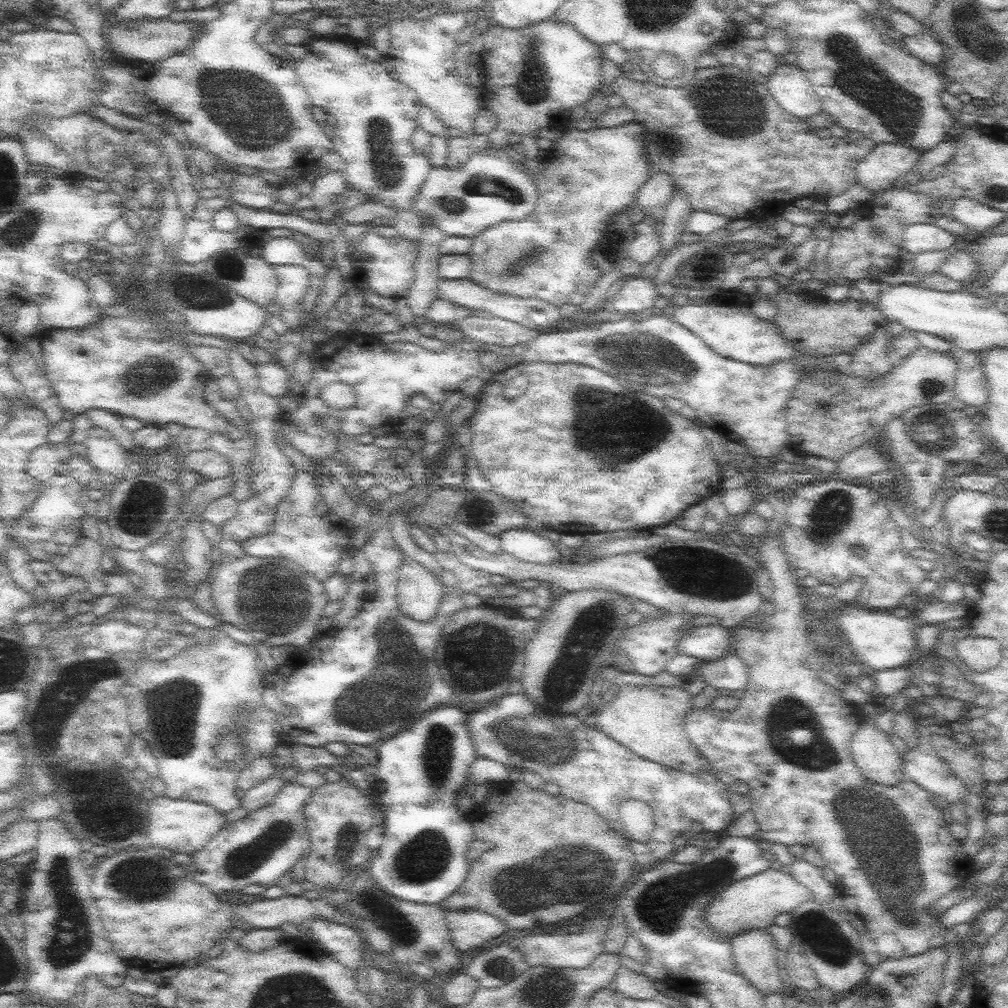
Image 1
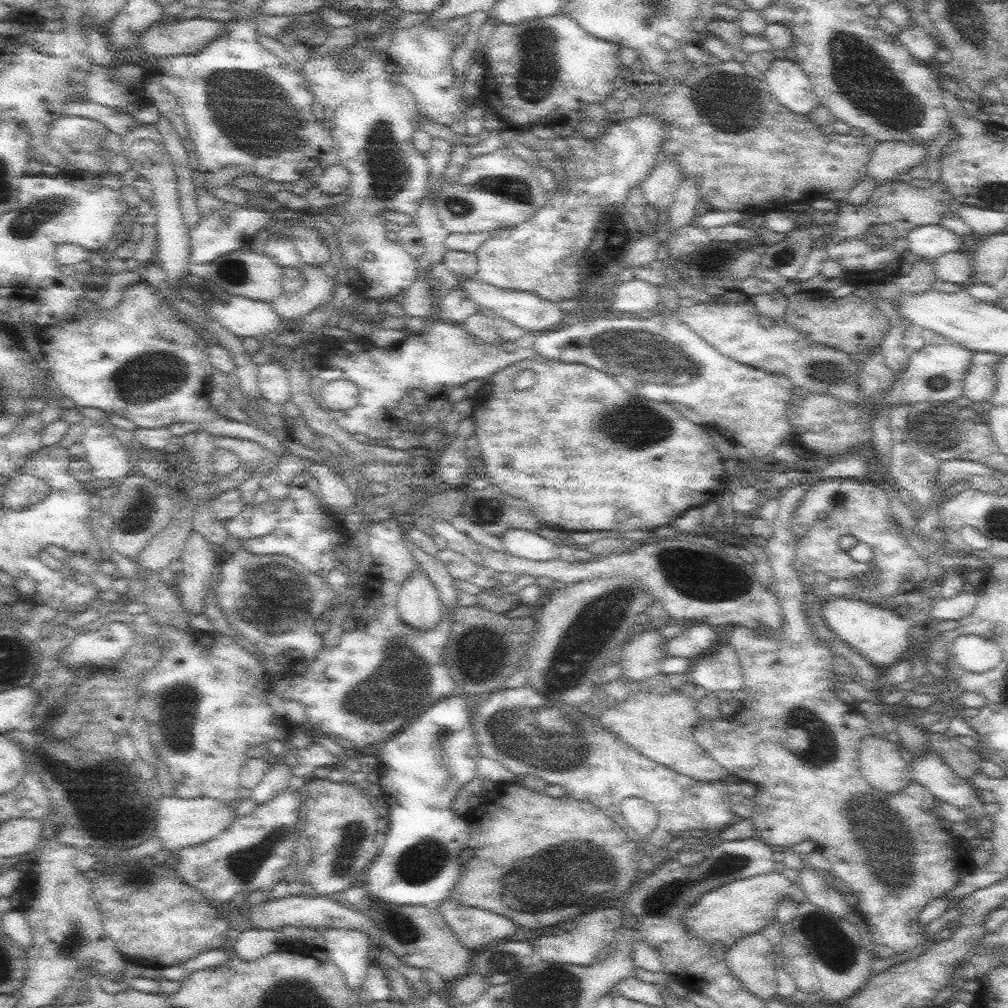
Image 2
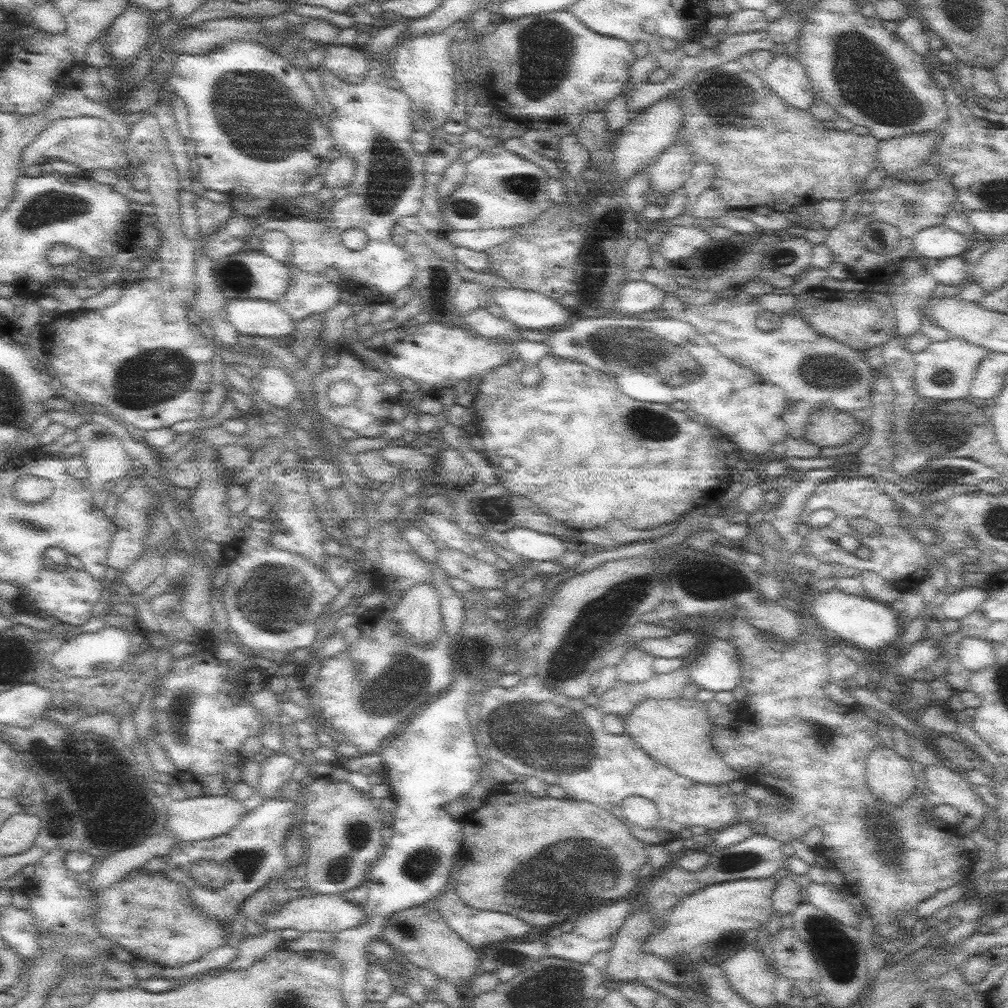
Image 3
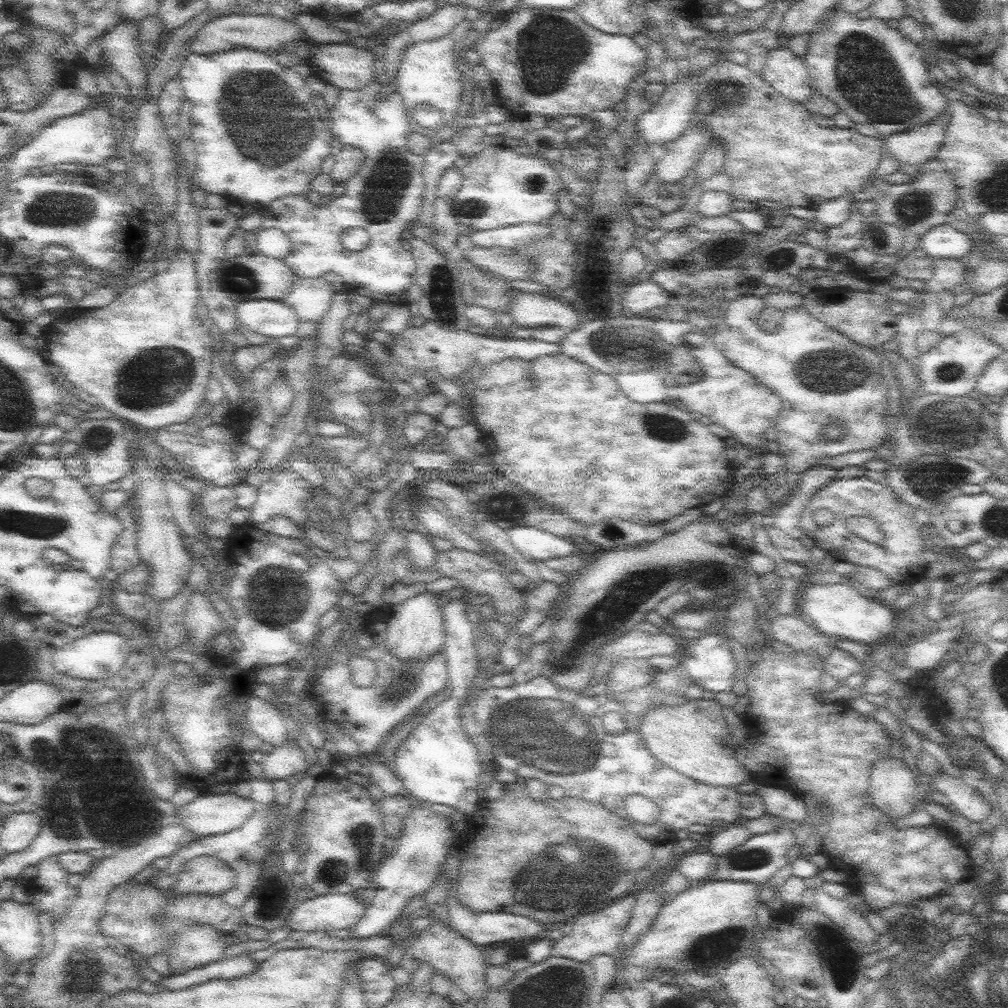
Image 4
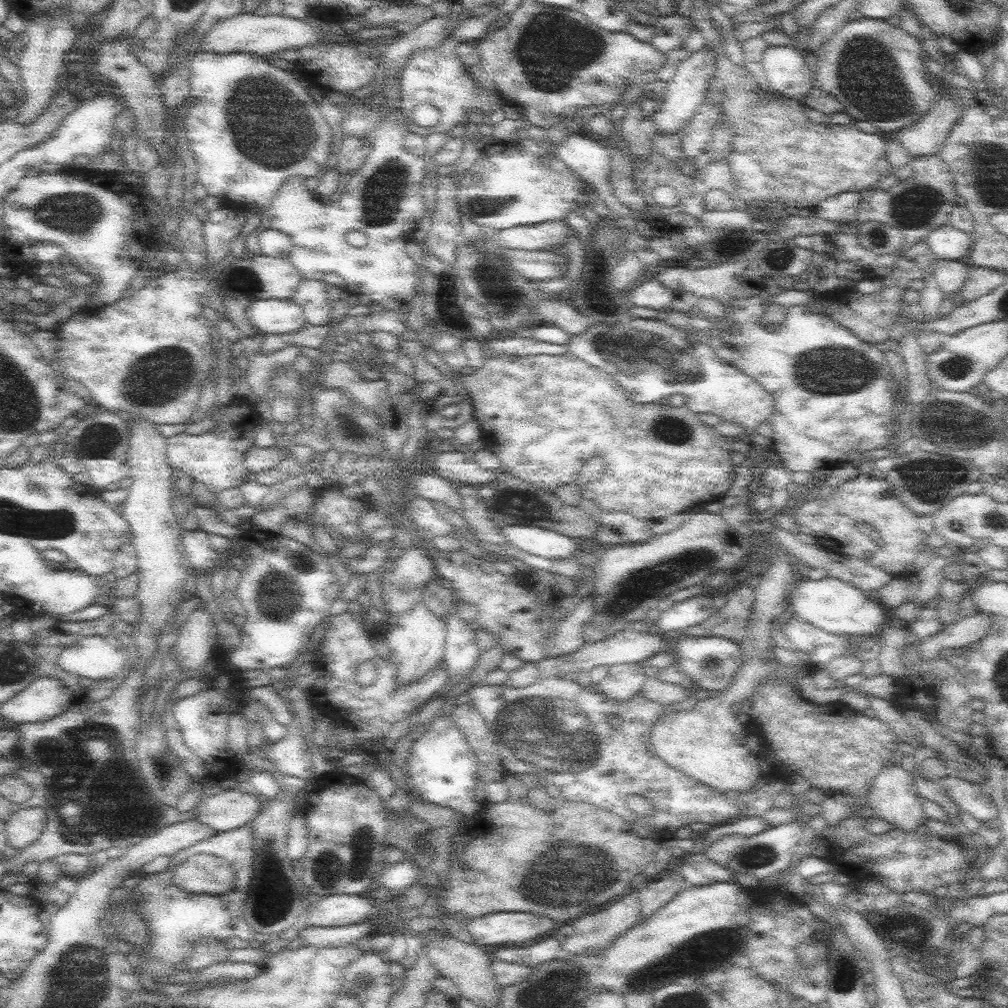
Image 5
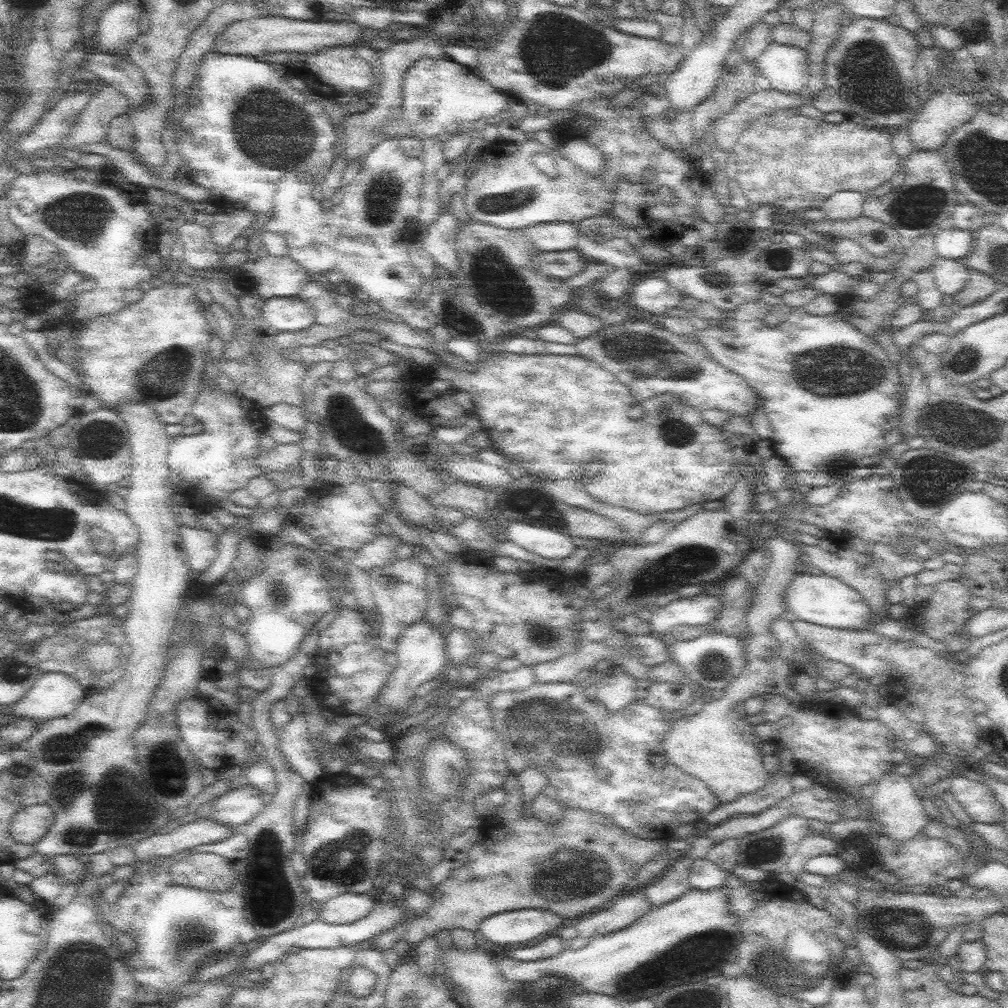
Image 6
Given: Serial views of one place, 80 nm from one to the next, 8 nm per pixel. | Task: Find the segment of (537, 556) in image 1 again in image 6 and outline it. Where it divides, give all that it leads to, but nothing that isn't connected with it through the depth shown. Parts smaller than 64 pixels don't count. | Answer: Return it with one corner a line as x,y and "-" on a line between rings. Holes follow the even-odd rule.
512,522
506,528
506,534
499,537
548,560
568,558
578,547
575,539
556,528
532,526
526,522

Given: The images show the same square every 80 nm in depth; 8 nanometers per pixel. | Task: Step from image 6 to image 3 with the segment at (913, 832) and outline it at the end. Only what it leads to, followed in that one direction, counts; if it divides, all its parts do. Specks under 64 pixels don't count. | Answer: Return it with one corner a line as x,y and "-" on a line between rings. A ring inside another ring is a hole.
877,746
866,759
866,778
872,794
882,802
901,806
915,794
917,778
912,772
911,762
894,751
894,747

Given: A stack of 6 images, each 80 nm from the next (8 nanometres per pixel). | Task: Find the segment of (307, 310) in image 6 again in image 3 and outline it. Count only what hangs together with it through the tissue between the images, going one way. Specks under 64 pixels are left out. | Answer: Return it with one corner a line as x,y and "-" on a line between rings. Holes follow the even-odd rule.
227,297
227,309
240,336
289,339
296,327
292,317
276,301

